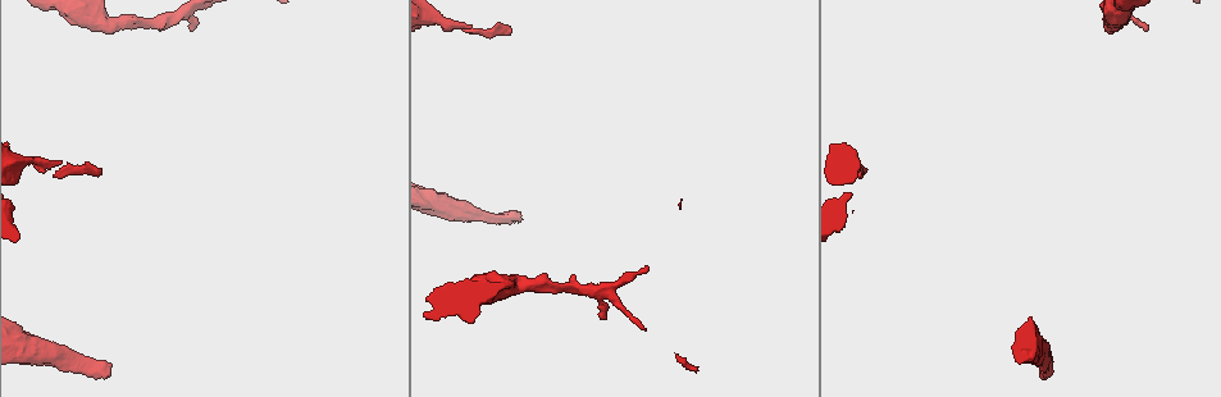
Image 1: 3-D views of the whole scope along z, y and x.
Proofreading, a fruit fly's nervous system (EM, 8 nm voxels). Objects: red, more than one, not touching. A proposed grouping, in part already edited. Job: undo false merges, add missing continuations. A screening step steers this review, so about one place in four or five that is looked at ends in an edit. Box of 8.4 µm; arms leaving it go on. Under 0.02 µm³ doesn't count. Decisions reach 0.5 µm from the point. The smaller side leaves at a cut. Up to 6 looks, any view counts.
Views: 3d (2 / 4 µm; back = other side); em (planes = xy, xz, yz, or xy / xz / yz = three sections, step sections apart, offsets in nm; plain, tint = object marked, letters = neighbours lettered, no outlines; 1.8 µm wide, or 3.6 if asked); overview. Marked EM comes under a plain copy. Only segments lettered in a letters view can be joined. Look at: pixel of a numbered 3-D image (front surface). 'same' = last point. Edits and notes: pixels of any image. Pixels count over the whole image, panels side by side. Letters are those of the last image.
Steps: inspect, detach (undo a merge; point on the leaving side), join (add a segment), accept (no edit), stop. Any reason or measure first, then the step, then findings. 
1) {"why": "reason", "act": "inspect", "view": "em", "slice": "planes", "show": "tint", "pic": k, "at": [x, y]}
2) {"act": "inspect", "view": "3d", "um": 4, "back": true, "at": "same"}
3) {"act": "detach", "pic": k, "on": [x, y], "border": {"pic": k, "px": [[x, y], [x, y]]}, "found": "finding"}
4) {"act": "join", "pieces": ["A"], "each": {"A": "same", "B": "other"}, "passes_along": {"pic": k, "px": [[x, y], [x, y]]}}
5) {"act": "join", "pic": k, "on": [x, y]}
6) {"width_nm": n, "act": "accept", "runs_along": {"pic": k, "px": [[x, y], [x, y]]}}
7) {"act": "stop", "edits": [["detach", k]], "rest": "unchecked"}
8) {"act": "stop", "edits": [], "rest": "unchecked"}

{"why": "branch stops here", "act": "inspect", "view": "3d", "um": 4, "pic": 1, "at": [600, 316]}

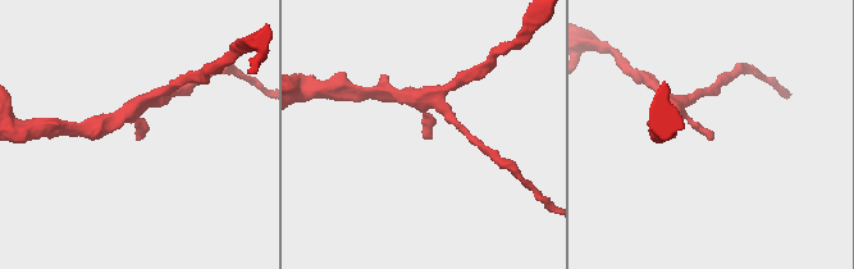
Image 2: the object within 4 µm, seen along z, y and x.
{"why": "need the tissue", "act": "inspect", "view": "em", "slice": "planes", "show": "letters", "pic": 2, "at": [426, 134]}

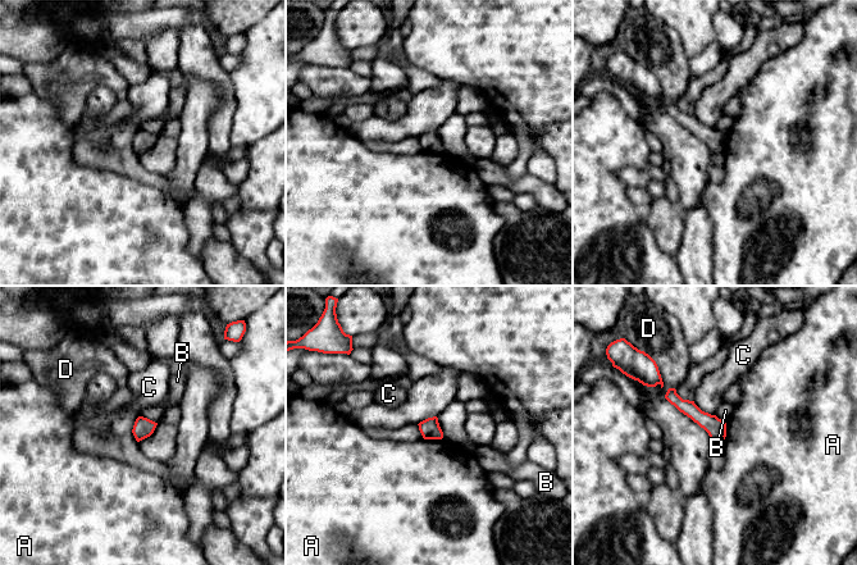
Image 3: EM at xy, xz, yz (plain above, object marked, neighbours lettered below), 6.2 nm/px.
{"act": "accept", "each": {"A": "other", "B": "other", "C": "other", "D": "other"}, "border": {"pic": 3, "px": [[140, 415], [156, 423]]}, "found": "no lettered segment goes on from it"}

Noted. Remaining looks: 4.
{"why": "free end", "act": "inspect", "view": "em", "slice": "planes", "show": "letters", "pic": 1, "at": [522, 215]}

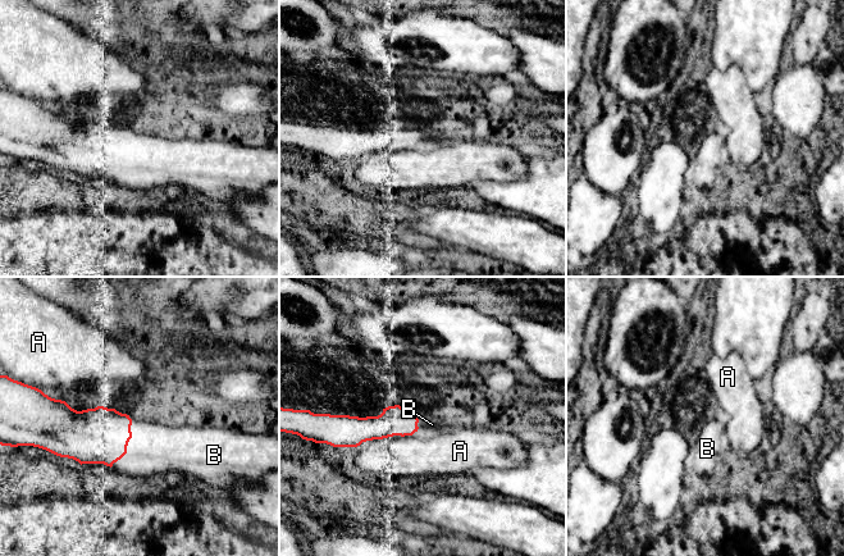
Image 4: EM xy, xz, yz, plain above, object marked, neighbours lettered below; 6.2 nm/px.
{"longest_contact_nm": ["A", 360], "act": "join", "pieces": ["B"], "each": {"A": "other", "B": "same"}, "found": "it goes on there"}

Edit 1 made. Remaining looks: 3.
{"act": "stop", "edits": [["join", 4]], "rest": "unchecked"}

